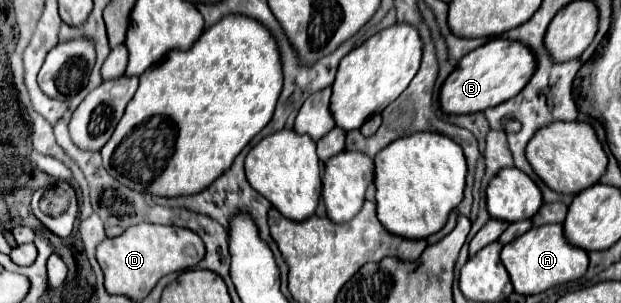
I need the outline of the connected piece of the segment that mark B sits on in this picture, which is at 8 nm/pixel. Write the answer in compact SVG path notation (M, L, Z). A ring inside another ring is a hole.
M494 38L466 54L456 70L448 76L440 92L442 110L448 114L484 112L486 108L514 98L514 94L518 94L518 90L530 82L530 74L534 74L534 54L530 54L530 48L522 46L522 42Z

